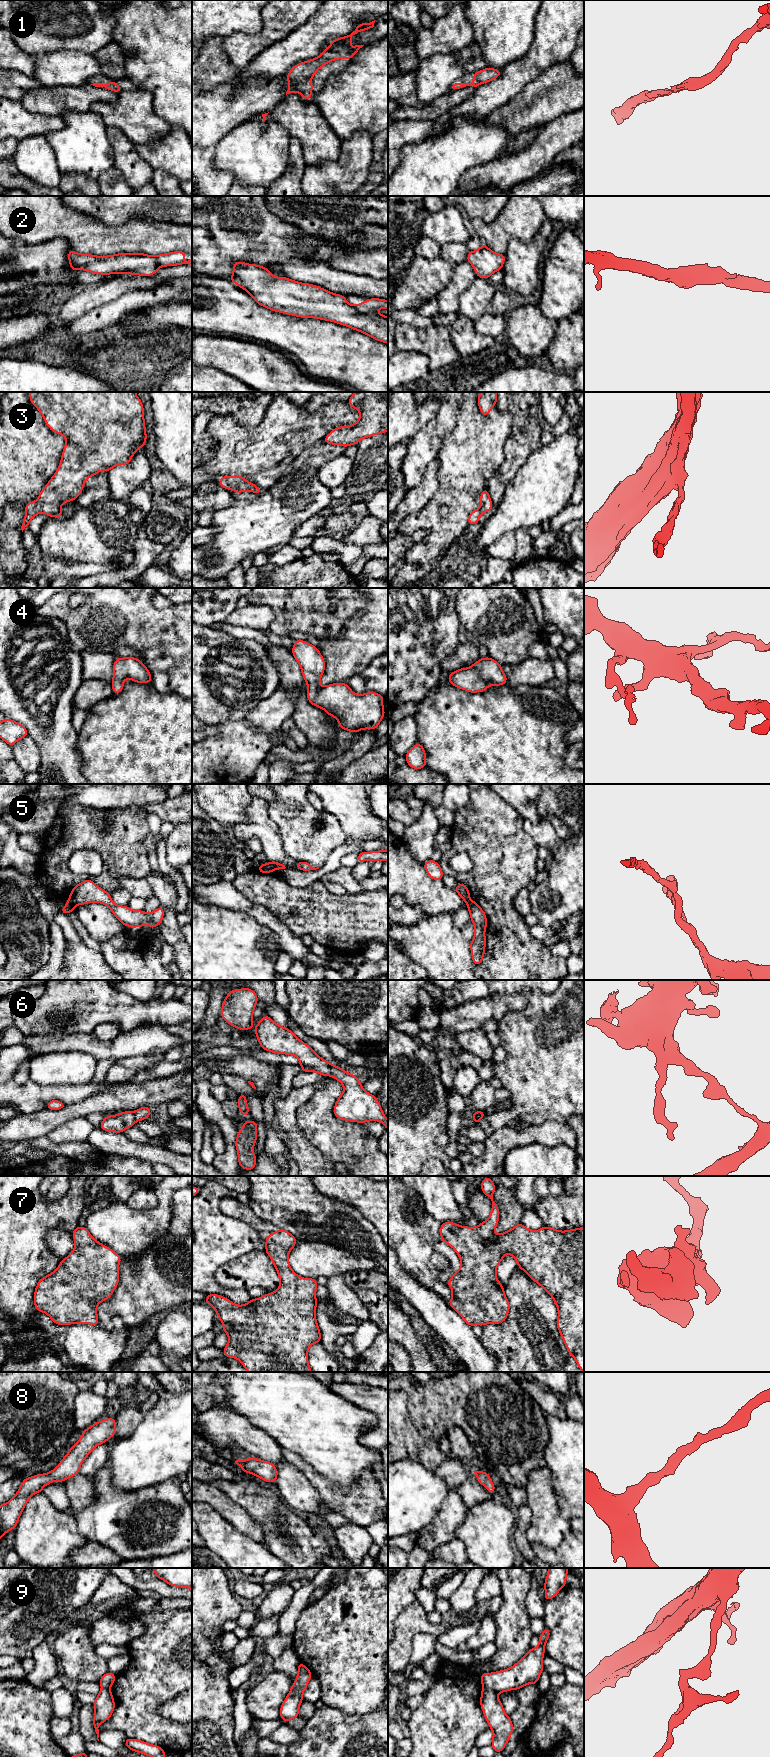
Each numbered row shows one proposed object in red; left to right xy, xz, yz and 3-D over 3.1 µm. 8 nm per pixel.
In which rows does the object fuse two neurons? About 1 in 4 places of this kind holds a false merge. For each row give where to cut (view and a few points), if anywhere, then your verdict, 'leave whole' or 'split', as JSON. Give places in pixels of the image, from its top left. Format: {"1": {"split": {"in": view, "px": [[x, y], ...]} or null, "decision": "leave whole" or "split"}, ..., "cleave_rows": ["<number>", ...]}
{"1": {"split": null, "decision": "leave whole"}, "2": {"split": null, "decision": "leave whole"}, "3": {"split": null, "decision": "leave whole"}, "4": {"split": null, "decision": "leave whole"}, "5": {"split": {"in": "xz", "px": [[266, 863], [273, 870]]}, "decision": "split"}, "6": {"split": {"in": "xz", "px": [[332, 1065], [329, 1074]]}, "decision": "split"}, "7": {"split": null, "decision": "leave whole"}, "8": {"split": null, "decision": "leave whole"}, "9": {"split": {"in": "yz", "px": [[483, 1686], [493, 1689], [497, 1693]]}, "decision": "split"}, "cleave_rows": ["5", "6", "9"]}

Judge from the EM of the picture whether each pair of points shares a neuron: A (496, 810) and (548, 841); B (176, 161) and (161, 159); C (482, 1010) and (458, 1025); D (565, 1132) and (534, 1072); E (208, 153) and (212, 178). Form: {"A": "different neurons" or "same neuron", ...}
{"A": "different neurons", "B": "same neuron", "C": "same neuron", "D": "different neurons", "E": "same neuron"}

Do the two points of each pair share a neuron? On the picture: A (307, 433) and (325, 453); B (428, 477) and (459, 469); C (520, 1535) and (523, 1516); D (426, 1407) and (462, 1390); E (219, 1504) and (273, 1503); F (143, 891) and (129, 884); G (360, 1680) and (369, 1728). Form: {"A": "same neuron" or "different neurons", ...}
{"A": "different neurons", "B": "different neurons", "C": "same neuron", "D": "same neuron", "E": "different neurons", "F": "same neuron", "G": "different neurons"}

